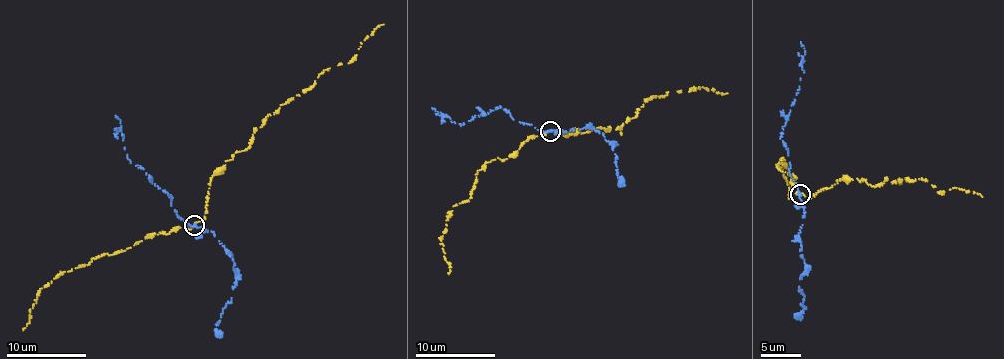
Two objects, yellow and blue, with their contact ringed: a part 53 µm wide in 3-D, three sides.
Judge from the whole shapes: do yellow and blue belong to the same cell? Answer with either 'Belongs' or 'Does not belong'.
Does not belong

